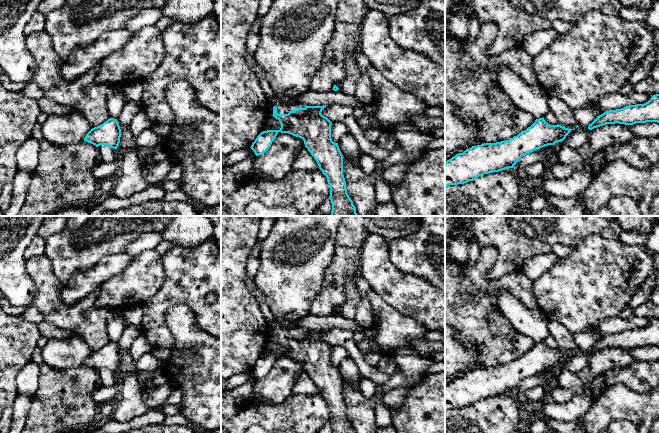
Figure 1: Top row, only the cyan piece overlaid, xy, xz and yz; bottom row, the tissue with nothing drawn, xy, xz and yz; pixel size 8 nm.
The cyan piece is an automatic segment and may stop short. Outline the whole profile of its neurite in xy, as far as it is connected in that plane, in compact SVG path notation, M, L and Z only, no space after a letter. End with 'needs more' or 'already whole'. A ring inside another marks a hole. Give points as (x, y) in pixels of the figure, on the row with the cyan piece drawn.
M109 118L103 124L92 128L84 138L84 141L95 145L108 145L117 149L120 143L121 129L117 119Z; already whole

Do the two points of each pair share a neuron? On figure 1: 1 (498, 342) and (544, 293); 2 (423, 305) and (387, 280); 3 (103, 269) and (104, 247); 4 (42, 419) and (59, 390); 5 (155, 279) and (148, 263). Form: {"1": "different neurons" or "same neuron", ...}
{"1": "different neurons", "2": "same neuron", "3": "different neurons", "4": "same neuron", "5": "same neuron"}

